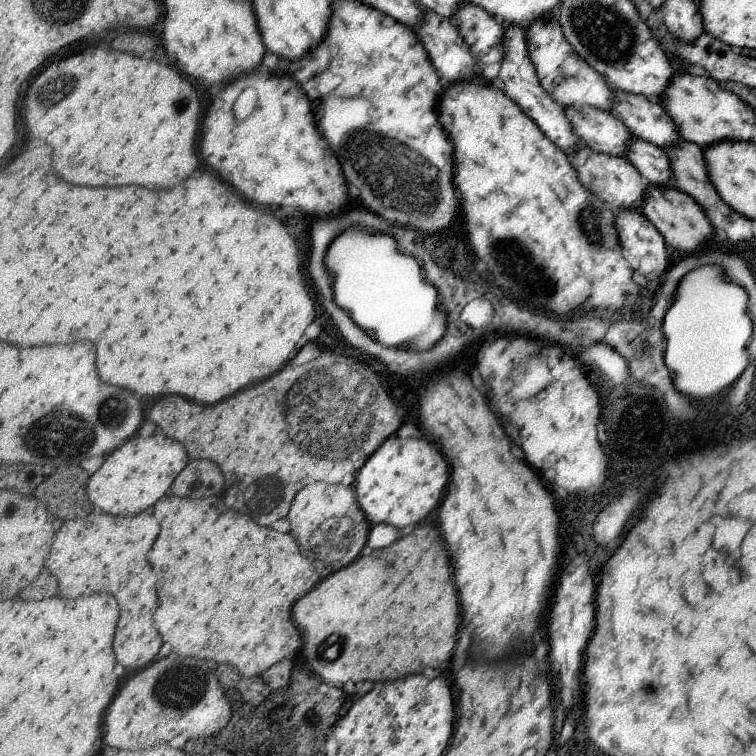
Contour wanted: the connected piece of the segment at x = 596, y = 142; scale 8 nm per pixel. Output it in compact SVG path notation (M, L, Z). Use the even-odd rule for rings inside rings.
M564 106L564 112L582 143L596 152L624 157L624 150L628 150L633 134L622 120L594 106Z

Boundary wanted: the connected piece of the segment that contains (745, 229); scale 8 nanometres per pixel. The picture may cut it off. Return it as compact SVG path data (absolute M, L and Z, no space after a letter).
M680 138L678 144L674 144L670 148L662 148L662 150L670 158L670 164L672 164L674 186L684 191L687 195L691 195L699 203L704 214L707 214L711 225L718 232L722 232L732 242L748 240L748 244L750 245L750 240L754 236L752 234L752 222L746 220L745 216L740 216L738 212L734 212L732 207L728 206L728 203L725 203L723 198L720 198L720 195L716 192L716 187L712 186L711 178L708 178L707 162L704 162L703 149L696 143Z

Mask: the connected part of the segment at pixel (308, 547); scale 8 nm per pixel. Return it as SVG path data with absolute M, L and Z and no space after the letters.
M324 481L304 486L291 502L286 516L291 534L296 534L294 538L299 543L300 550L304 550L306 558L324 578L329 575L326 574L328 568L340 570L355 561L367 544L370 524L364 518L358 503L358 495L352 486L328 484Z

